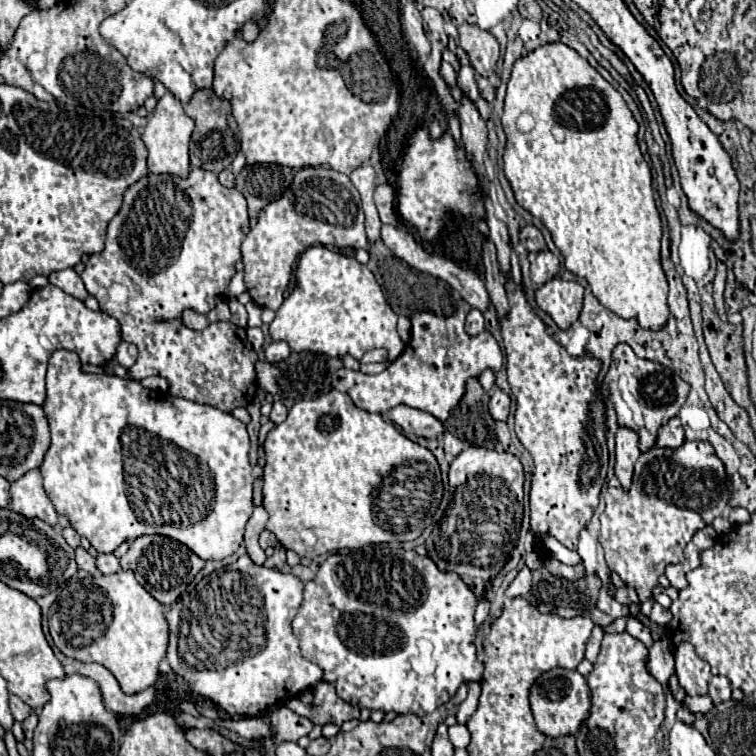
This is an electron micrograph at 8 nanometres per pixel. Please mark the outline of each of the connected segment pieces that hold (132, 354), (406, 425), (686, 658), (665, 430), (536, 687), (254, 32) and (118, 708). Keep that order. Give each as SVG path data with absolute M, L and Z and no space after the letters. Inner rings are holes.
M121 341L121 343L117 345L117 355L115 355L115 359L119 361L121 367L129 369L129 367L137 361L137 347L135 347L133 343Z
M395 407L389 411L389 419L399 425L407 435L425 437L425 439L439 439L445 429L439 419L435 419L431 413L413 409L413 407Z
M681 641L675 651L675 669L679 685L687 695L707 695L707 683L711 679L709 665L697 657L695 647L687 641Z
M673 417L671 421L667 421L659 433L657 433L657 447L679 447L681 443L685 441L685 435L683 435L683 427L681 427L681 421L679 417Z
M551 669L543 673L533 683L529 701L531 701L531 711L535 717L537 729L549 737L563 737L563 735L577 733L591 709L587 679L579 671L567 671L567 669Z
M247 21L247 23L243 25L243 29L241 29L241 37L243 37L243 41L253 43L253 41L257 39L257 35L259 35L259 25L257 25L255 21Z
M83 663L79 667L79 675L91 677L93 681L99 683L101 691L103 691L103 701L105 707L113 713L125 713L125 715L137 715L141 711L137 711L137 707L133 707L133 697L125 695L117 683L117 679L99 663Z

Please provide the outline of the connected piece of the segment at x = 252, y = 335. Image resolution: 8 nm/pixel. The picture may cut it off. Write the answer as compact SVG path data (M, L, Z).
M248 328L246 330L246 335L248 341L251 343L255 351L259 351L262 349L264 343L264 334L261 328Z

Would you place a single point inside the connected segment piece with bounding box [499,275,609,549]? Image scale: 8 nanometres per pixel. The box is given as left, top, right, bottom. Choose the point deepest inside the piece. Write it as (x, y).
(560, 418)

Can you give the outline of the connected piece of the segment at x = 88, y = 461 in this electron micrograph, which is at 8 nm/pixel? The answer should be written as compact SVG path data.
M63 349L55 351L49 359L47 399L43 403L43 409L45 409L49 427L51 427L51 449L47 451L47 455L45 455L45 459L39 467L41 473L43 473L43 487L49 495L49 499L53 501L57 513L67 515L67 519L71 521L71 527L81 537L87 537L89 543L97 549L97 553L113 553L123 541L135 541L137 537L143 537L143 535L171 537L171 539L187 545L203 561L225 559L225 557L233 555L239 549L239 545L243 541L245 523L247 523L247 519L251 517L251 511L253 511L253 501L251 501L253 475L251 475L251 463L249 463L249 435L247 435L245 423L241 423L231 413L225 413L217 407L201 405L201 403L195 403L195 401L173 397L169 393L157 393L157 391L145 389L139 381L125 381L117 375L105 375L105 373L101 373L101 375L85 373L85 371L81 371L79 357L73 351L63 351Z

